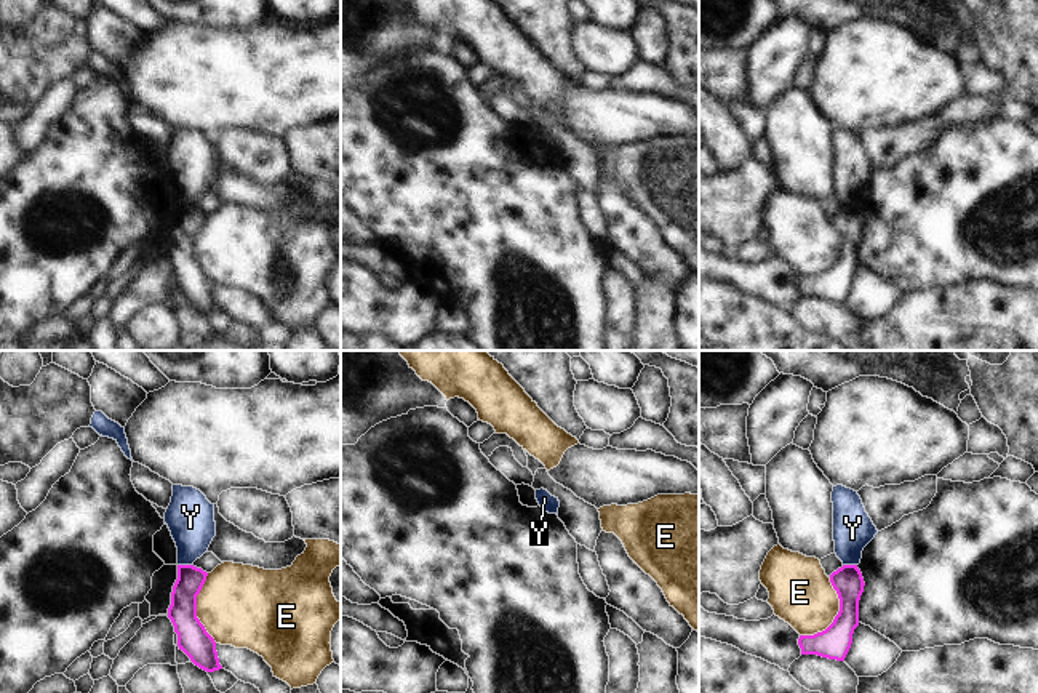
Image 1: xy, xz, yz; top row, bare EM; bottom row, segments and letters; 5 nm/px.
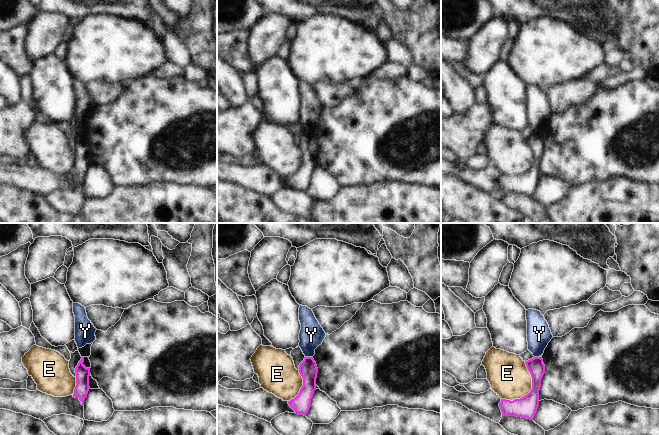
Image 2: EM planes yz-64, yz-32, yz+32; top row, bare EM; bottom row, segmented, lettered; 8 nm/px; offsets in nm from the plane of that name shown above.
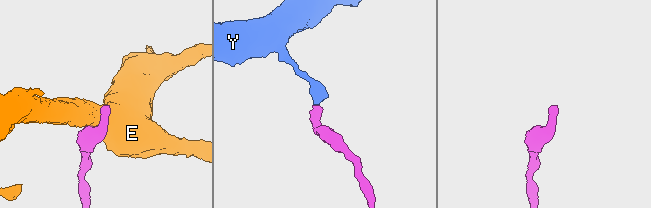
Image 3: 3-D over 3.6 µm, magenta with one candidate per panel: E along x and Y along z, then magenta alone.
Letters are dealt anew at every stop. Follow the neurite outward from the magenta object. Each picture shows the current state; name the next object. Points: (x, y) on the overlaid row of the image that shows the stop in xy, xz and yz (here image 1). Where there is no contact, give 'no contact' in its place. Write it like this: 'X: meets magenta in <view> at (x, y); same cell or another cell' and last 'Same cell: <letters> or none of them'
E: meets magenta in yz at (835, 616); another cell
Y: meets magenta in xy at (186, 565); another cell
Same cell: none of them

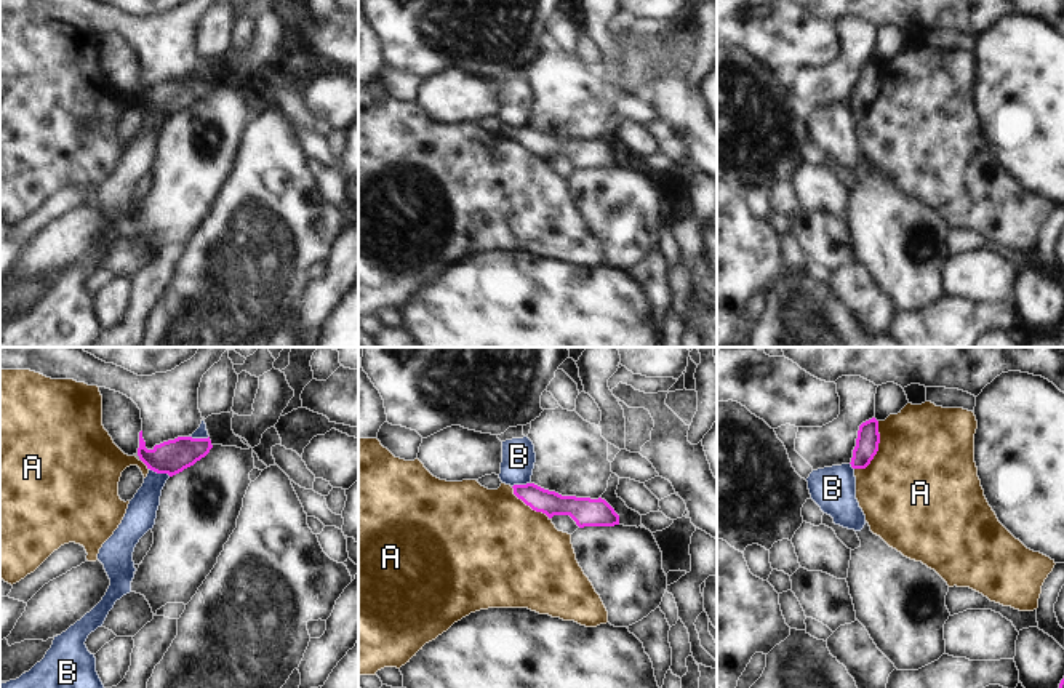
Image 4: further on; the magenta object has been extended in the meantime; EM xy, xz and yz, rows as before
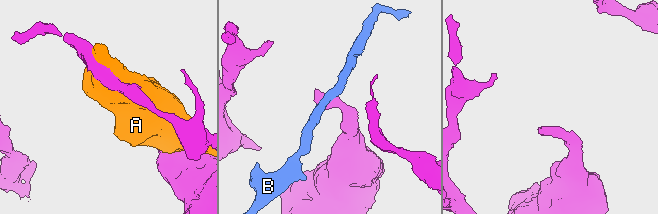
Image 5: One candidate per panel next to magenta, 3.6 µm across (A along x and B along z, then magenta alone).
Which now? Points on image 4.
A: meets magenta in yz at (877, 450); another cell
B: meets magenta in xy at (160, 472); another cell
Same cell: none of them

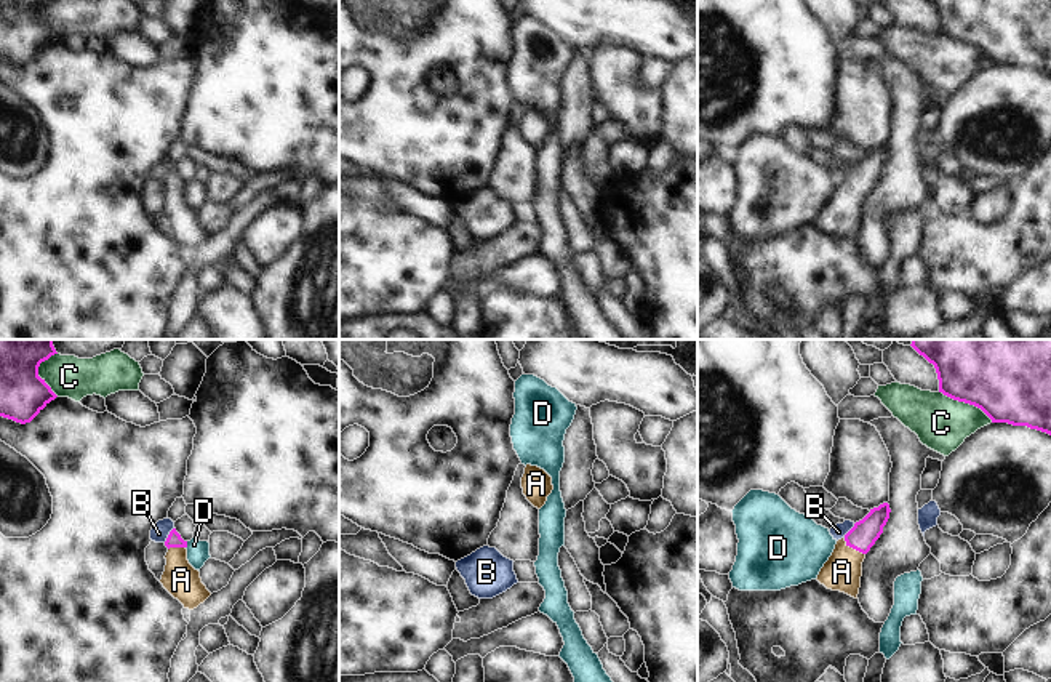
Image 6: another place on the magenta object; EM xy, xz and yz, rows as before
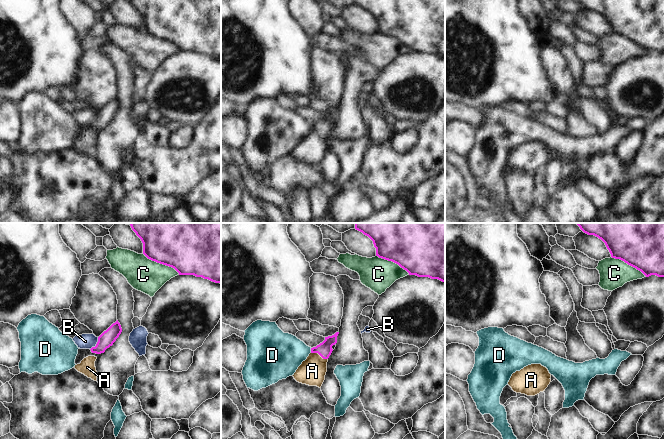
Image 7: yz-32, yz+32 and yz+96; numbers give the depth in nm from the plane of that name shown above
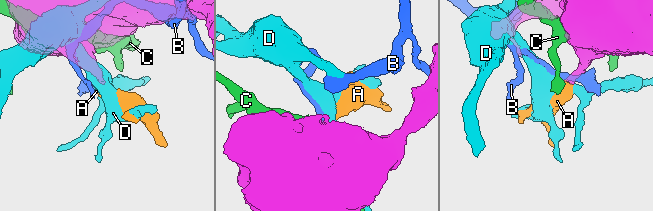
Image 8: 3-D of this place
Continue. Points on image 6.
A: meets magenta in yz at (853, 548); same cell
B: meets magenta in xy at (168, 535); another cell
C: meets magenta in yz at (967, 402); another cell
D: meets magenta in xy at (186, 545); another cell
Same cell: A

